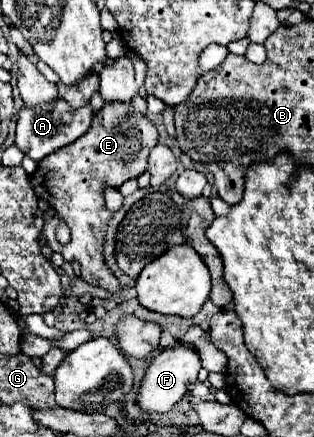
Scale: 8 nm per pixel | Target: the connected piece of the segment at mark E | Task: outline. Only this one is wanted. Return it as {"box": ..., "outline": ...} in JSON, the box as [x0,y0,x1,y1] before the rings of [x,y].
{"box":[29,102,157,296],"outline":[[[109,102],[99,112],[95,112],[91,128],[81,138],[45,156],[41,162],[37,162],[37,170],[29,176],[37,198],[47,202],[49,208],[55,210],[55,214],[61,214],[61,218],[71,230],[71,242],[59,244],[55,238],[59,218],[45,218],[41,246],[51,246],[51,250],[59,252],[67,262],[79,262],[81,278],[93,286],[105,288],[113,296],[119,296],[123,286],[113,276],[103,258],[105,232],[113,216],[105,208],[103,190],[105,186],[119,188],[123,182],[141,176],[147,170],[147,156],[157,144],[157,138],[157,130],[147,118],[147,114],[137,112],[133,104]]]}

